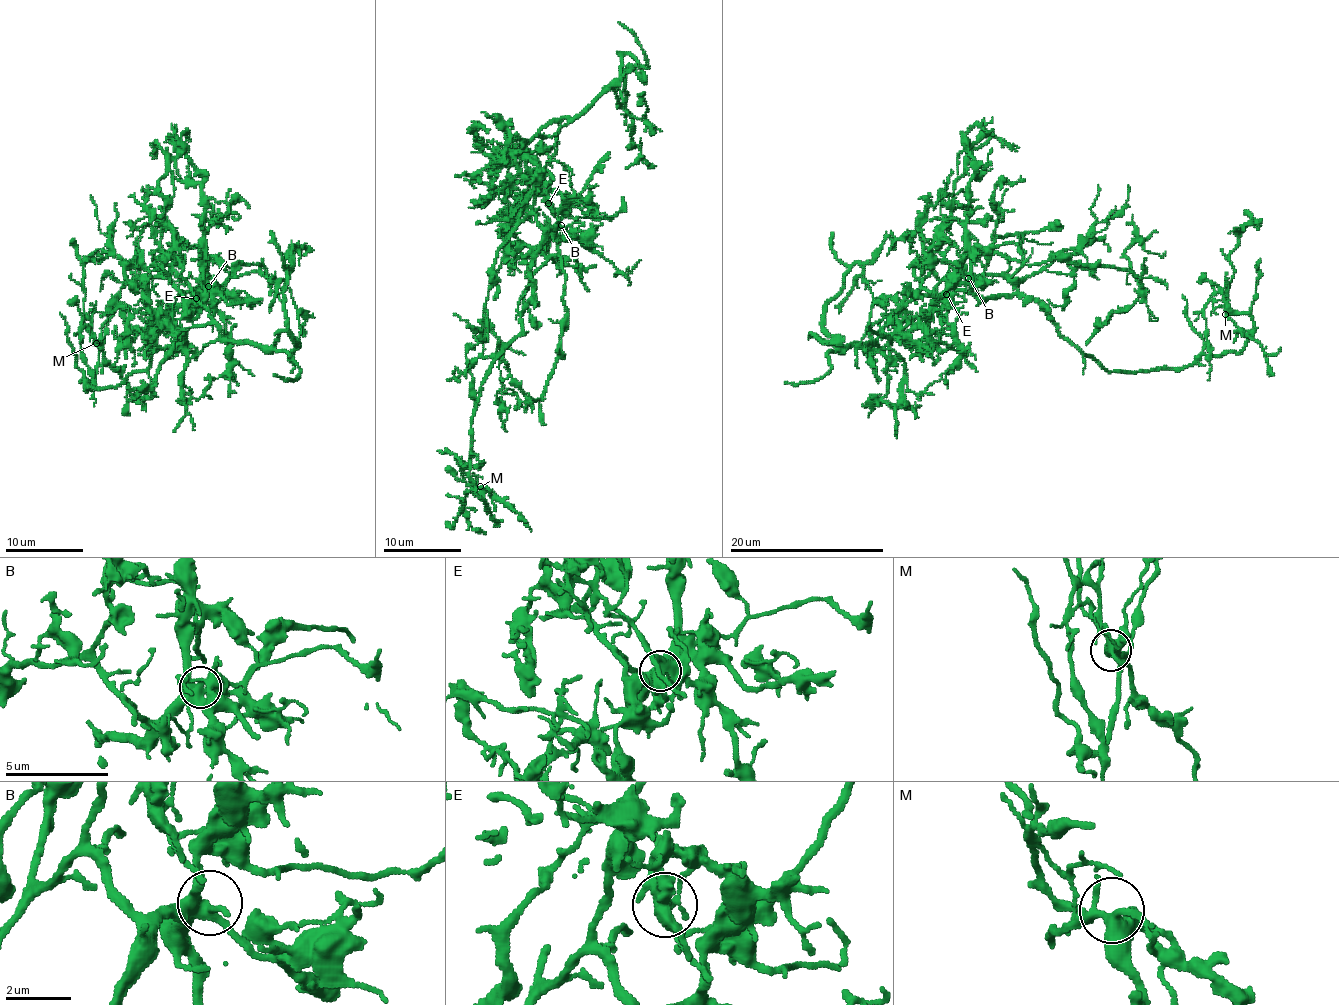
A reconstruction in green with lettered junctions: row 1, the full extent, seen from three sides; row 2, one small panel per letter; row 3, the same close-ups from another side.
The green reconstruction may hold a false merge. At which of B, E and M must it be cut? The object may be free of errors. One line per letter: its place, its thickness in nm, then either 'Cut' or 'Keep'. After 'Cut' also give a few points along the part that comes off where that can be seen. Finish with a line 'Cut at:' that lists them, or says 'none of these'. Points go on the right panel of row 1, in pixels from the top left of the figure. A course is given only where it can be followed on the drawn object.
B: Place: (968, 278). Thickness 400 nm. Keep
E: Place: (946, 294). Thickness 300 nm. Cut. Course of the part to remove: (946, 294), (922, 289), (866, 343), (816, 339), (832, 339), (825, 305), (856, 263), (873, 302), (859, 368)
M: Place: (1225, 314). Thickness 380 nm. Keep
Cut at: E

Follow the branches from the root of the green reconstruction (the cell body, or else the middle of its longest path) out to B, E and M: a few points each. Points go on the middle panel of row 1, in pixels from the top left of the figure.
B: (542, 240), (552, 228), (561, 225)
E: (542, 240), (558, 222), (549, 202)
M: (542, 240), (522, 333), (495, 361), (471, 425), (469, 479), (487, 512), (480, 486)

